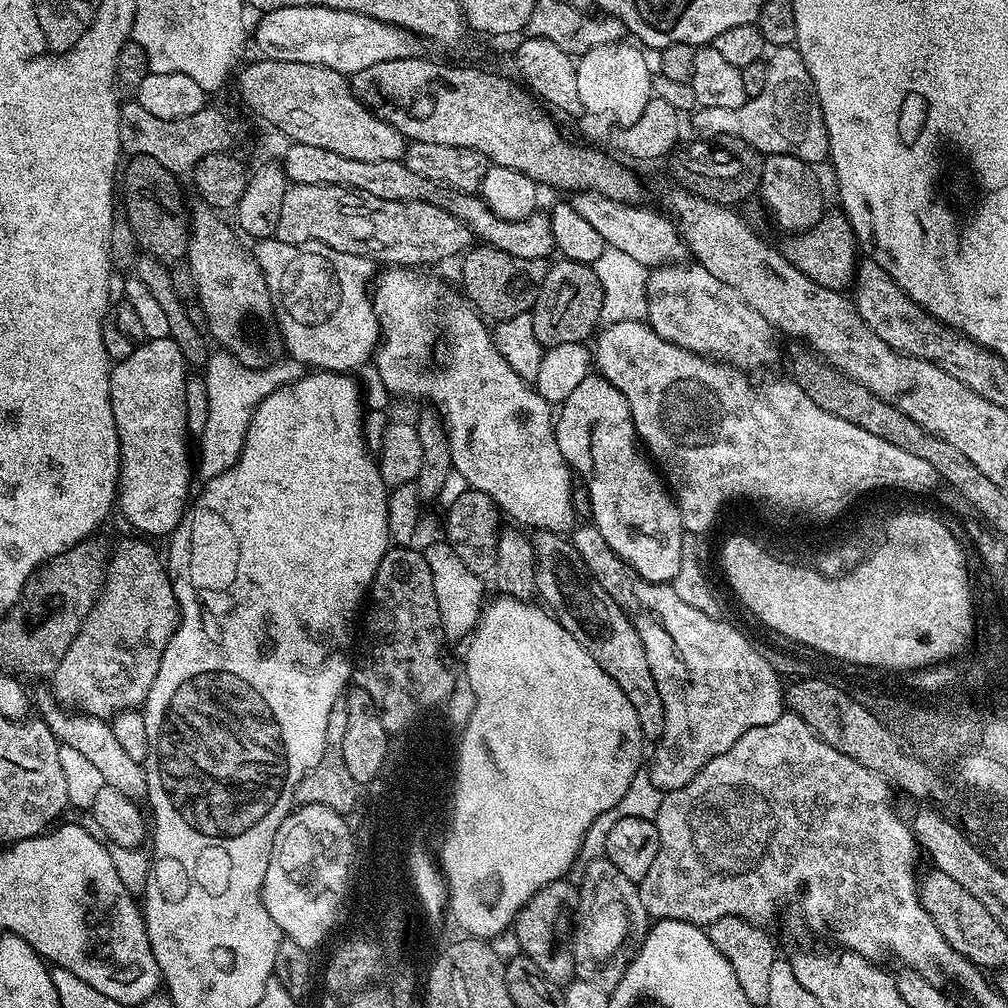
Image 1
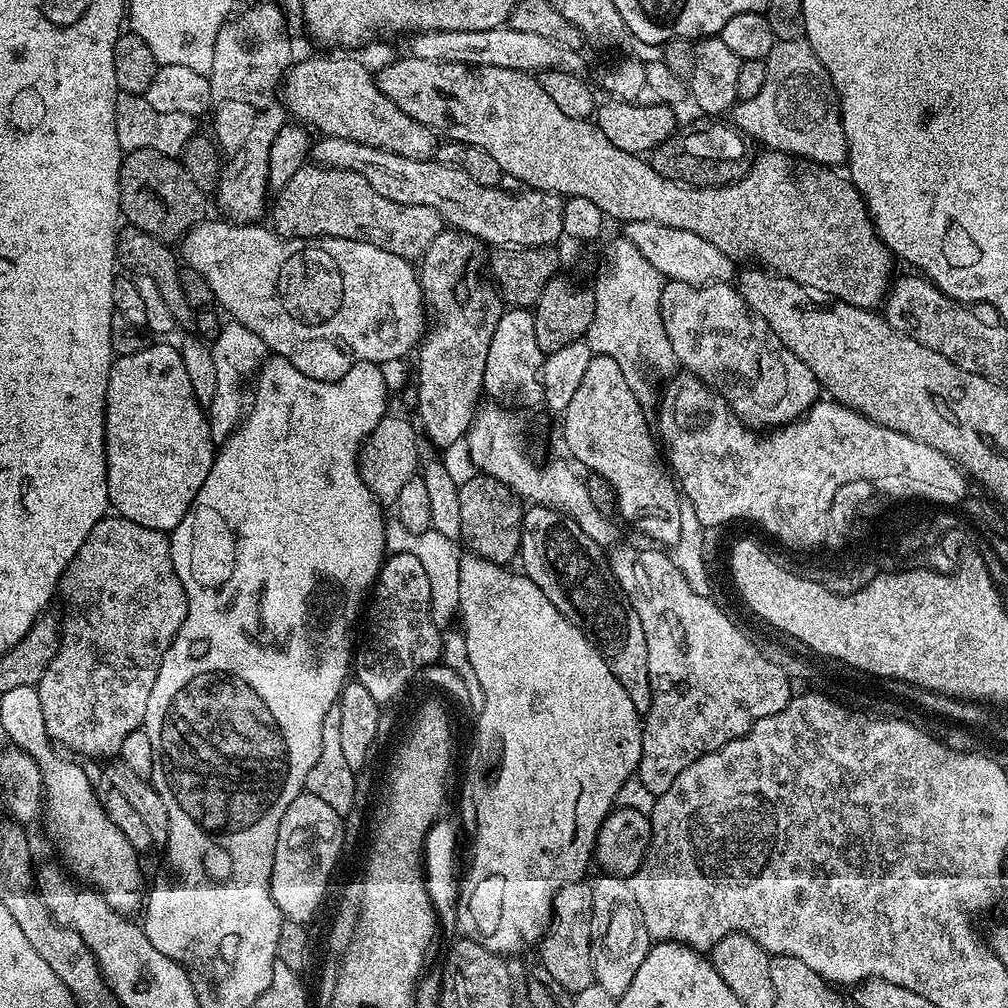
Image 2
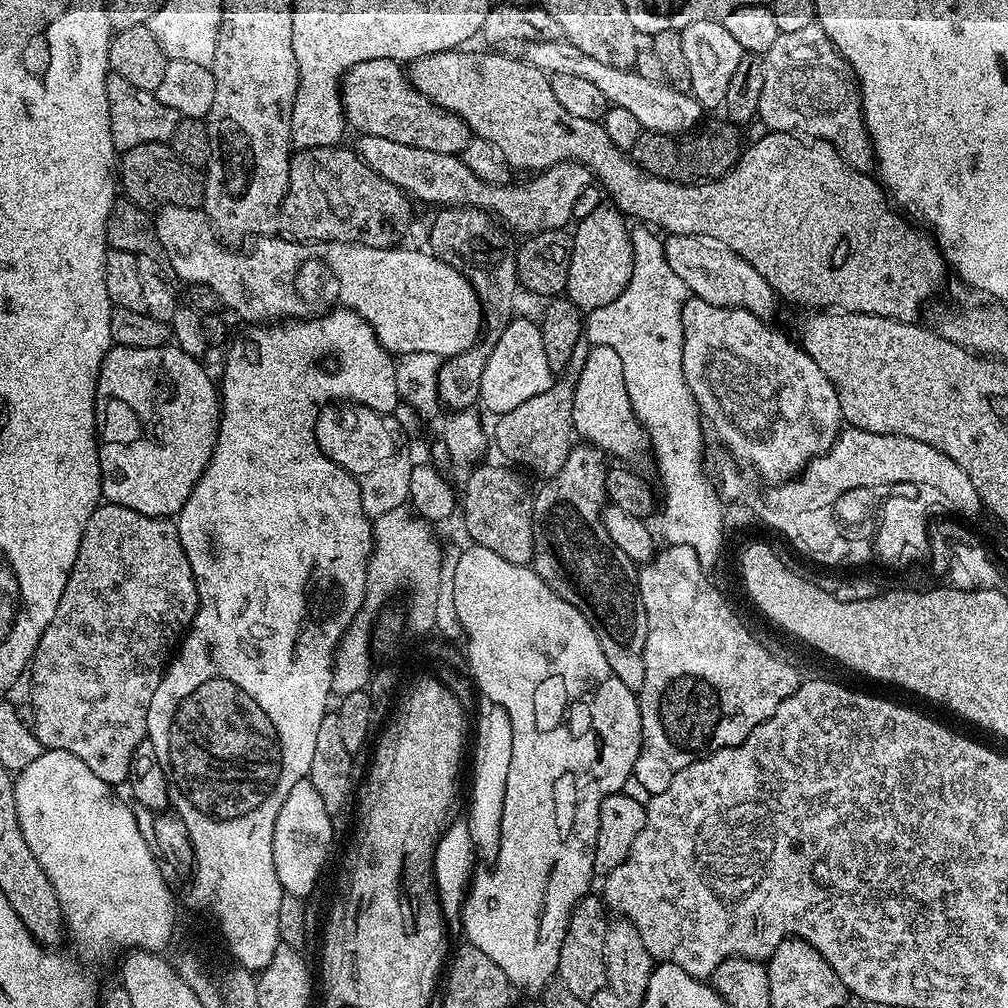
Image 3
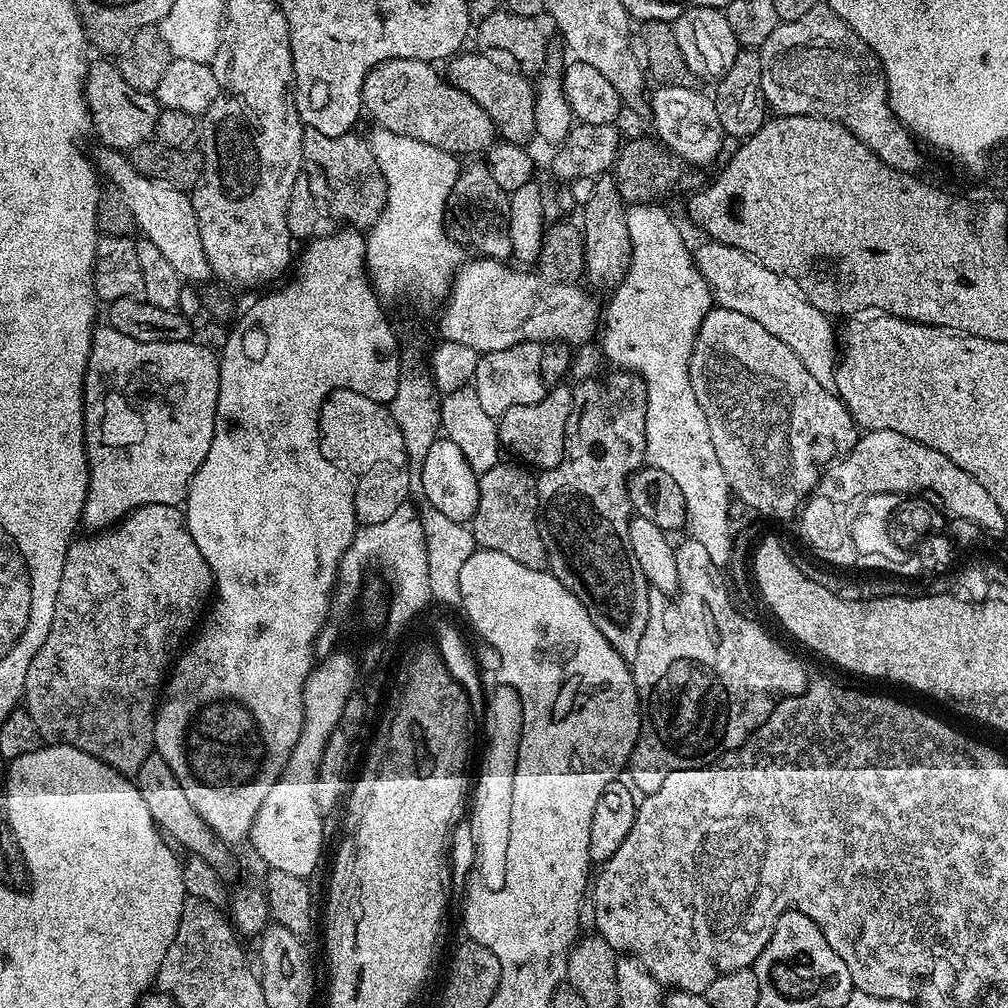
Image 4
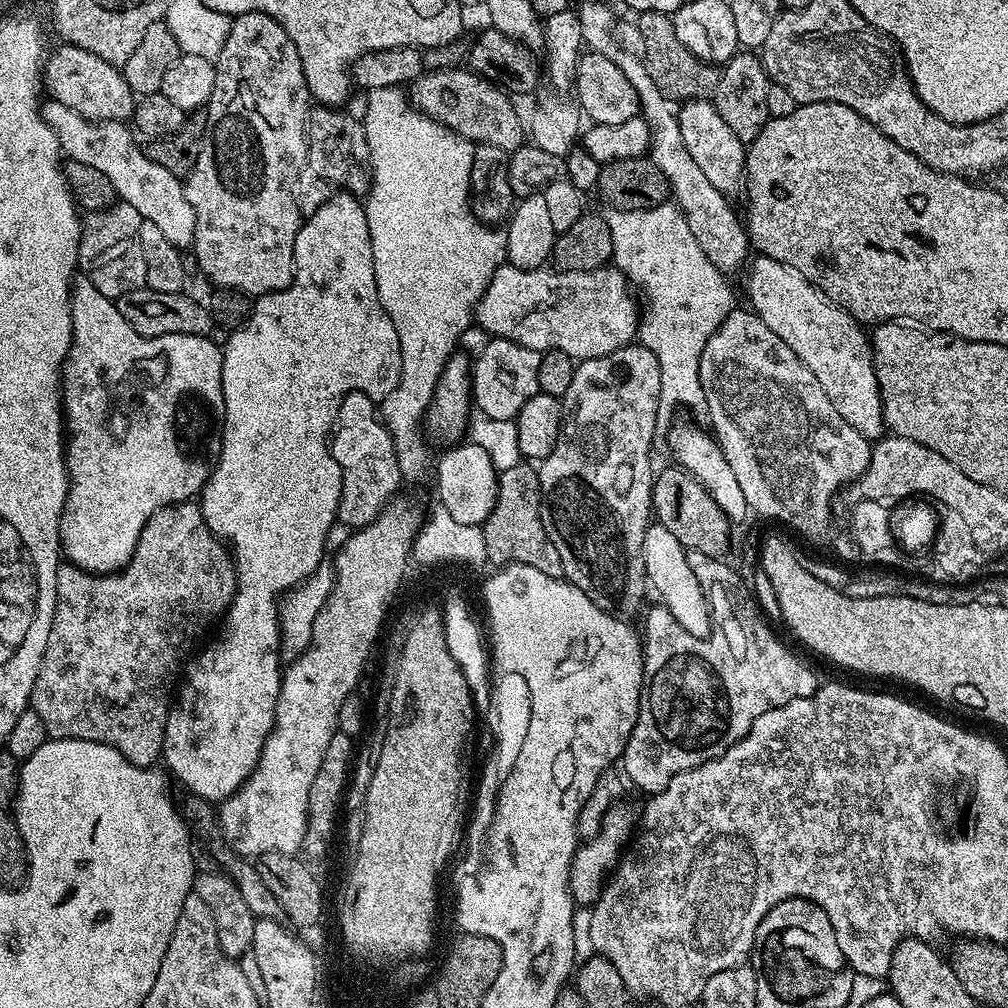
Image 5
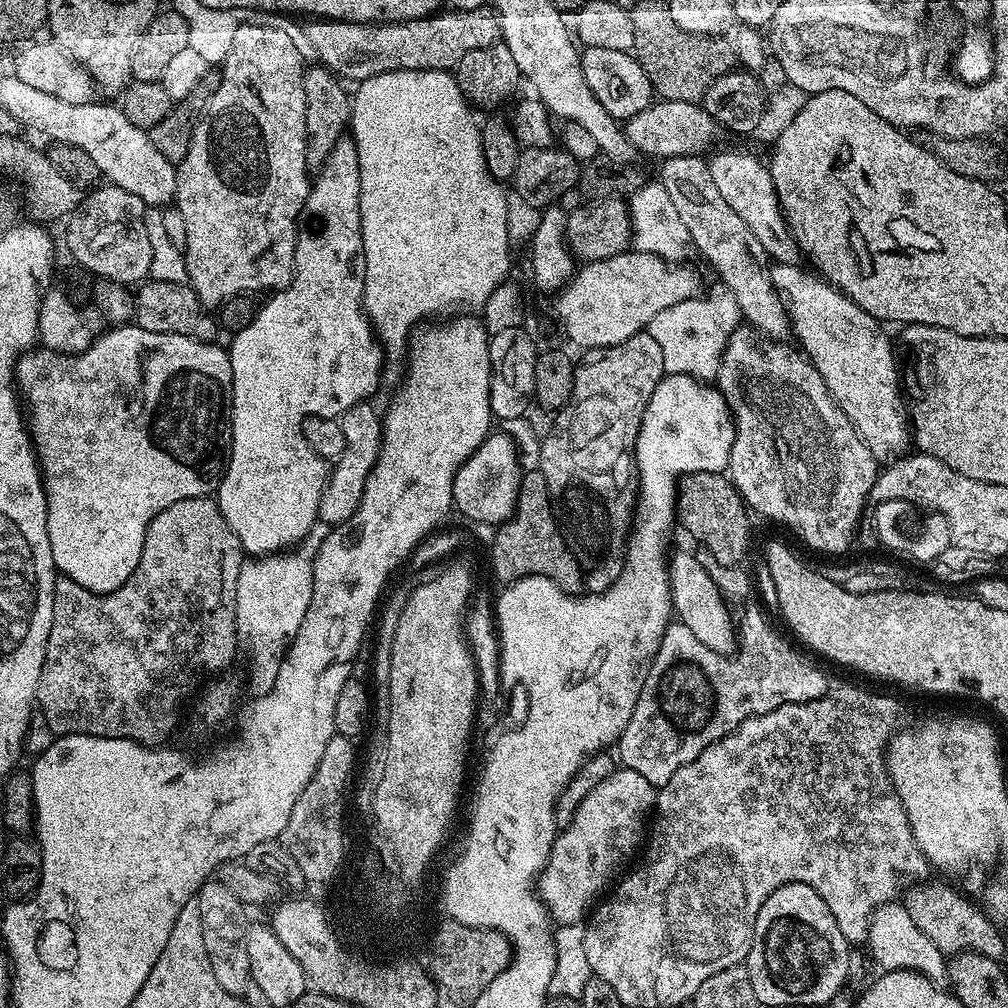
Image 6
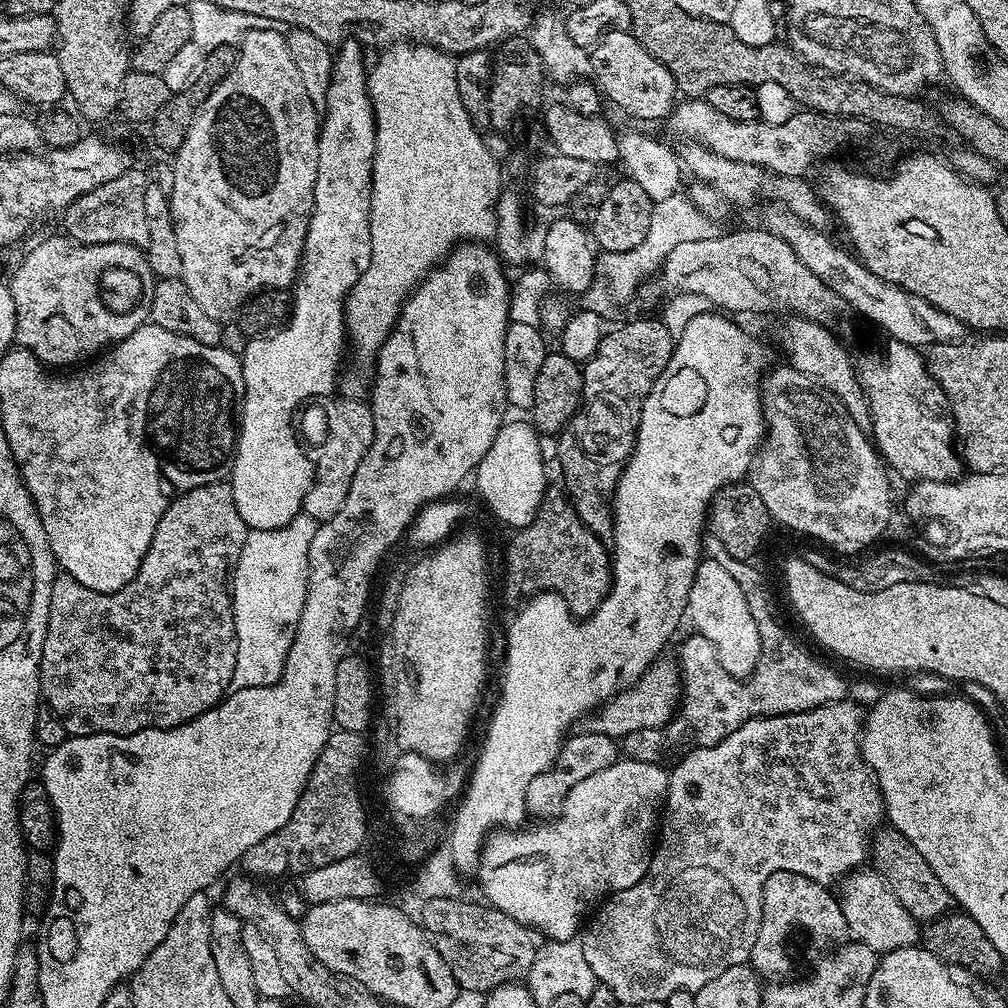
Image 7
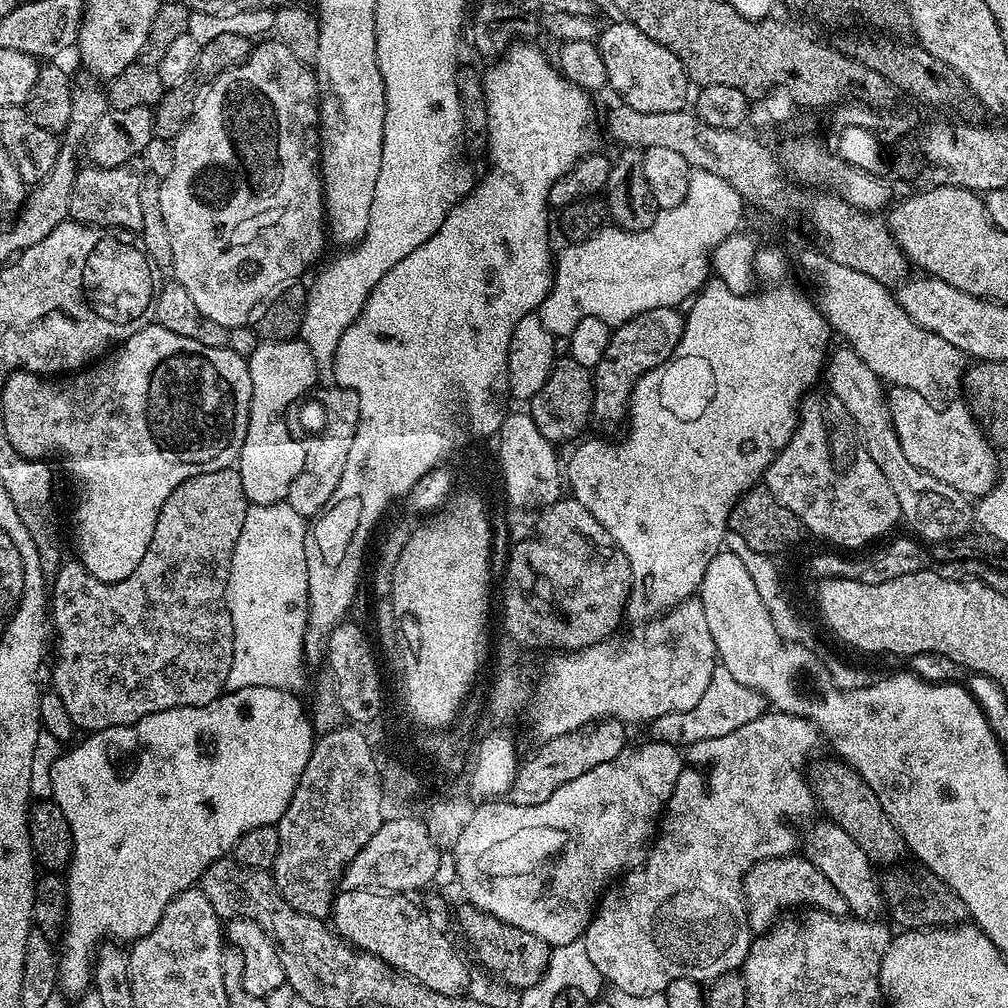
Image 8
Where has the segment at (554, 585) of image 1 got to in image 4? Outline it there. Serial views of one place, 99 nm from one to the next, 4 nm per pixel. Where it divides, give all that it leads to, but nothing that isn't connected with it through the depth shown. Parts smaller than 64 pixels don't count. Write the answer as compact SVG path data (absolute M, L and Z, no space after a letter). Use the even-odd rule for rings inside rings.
M612 370L612 373L599 384L595 378L584 378L579 381L580 385L575 385L573 395L573 414L569 418L565 432L564 460L552 469L546 469L539 473L537 479L537 510L539 512L539 525L542 542L545 543L546 554L548 555L547 571L552 573L570 594L574 594L586 606L586 614L590 614L590 622L602 630L602 638L622 654L626 661L632 661L638 654L638 645L642 642L642 634L646 634L646 622L650 618L650 598L648 597L650 585L634 552L630 546L628 537L629 519L633 515L631 502L628 501L627 482L632 472L638 471L645 463L644 455L646 454L646 398L644 397L643 383L633 373L627 370Z

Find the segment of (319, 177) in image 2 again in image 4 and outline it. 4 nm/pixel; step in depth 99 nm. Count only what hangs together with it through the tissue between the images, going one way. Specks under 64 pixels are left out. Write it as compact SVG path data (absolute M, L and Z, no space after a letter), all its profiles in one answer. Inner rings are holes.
M305 131L304 162L292 187L292 201L288 203L288 229L297 241L307 242L318 236L328 236L345 226L367 230L378 222L386 206L386 178L374 158L371 143L356 135L330 138L326 134Z

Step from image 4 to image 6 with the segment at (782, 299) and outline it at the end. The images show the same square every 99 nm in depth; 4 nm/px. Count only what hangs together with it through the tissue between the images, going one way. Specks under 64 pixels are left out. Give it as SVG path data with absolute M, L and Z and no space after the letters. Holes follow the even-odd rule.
M773 263L770 268L772 285L784 300L794 336L800 339L799 347L803 355L811 360L818 374L822 374L826 390L830 390L842 414L850 418L854 430L862 438L862 442L866 442L870 454L874 454L877 462L891 462L905 455L910 448L910 412L906 404L904 408L906 396L902 391L902 372L899 367L896 369L896 356L892 353L892 344L888 341L887 334L880 329L883 328L881 321L866 314L866 310L859 308L852 299L839 292L823 276L805 268L800 264L779 263Z

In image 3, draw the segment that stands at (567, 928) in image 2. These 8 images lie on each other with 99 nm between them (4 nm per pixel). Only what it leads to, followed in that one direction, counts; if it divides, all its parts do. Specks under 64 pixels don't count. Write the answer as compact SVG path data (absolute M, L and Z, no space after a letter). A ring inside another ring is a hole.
M589 894L583 896L574 906L566 930L566 938L562 938L562 950L558 954L556 976L573 994L578 994L578 998L583 1000L591 1000L594 994L598 994L598 990L608 987L608 979L606 978L606 930L609 923L610 912L603 899L599 895Z

